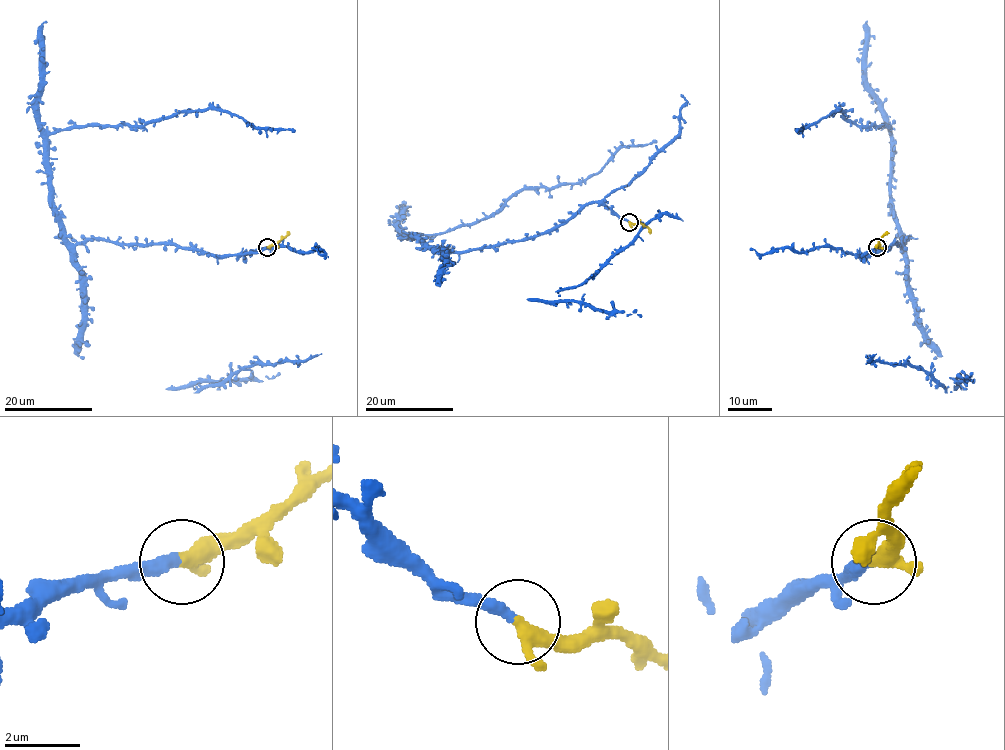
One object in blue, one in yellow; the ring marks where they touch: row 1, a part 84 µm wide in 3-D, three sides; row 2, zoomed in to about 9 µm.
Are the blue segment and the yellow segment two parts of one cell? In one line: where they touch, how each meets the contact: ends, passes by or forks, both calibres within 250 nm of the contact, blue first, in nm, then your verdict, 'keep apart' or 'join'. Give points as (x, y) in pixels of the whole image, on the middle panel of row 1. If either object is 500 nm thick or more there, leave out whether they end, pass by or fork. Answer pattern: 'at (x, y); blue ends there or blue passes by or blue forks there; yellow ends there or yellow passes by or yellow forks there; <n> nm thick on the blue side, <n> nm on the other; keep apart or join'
at (629, 222); blue ends there; yellow passes by; 320 nm thick on the blue side, 320 nm on the other; join

